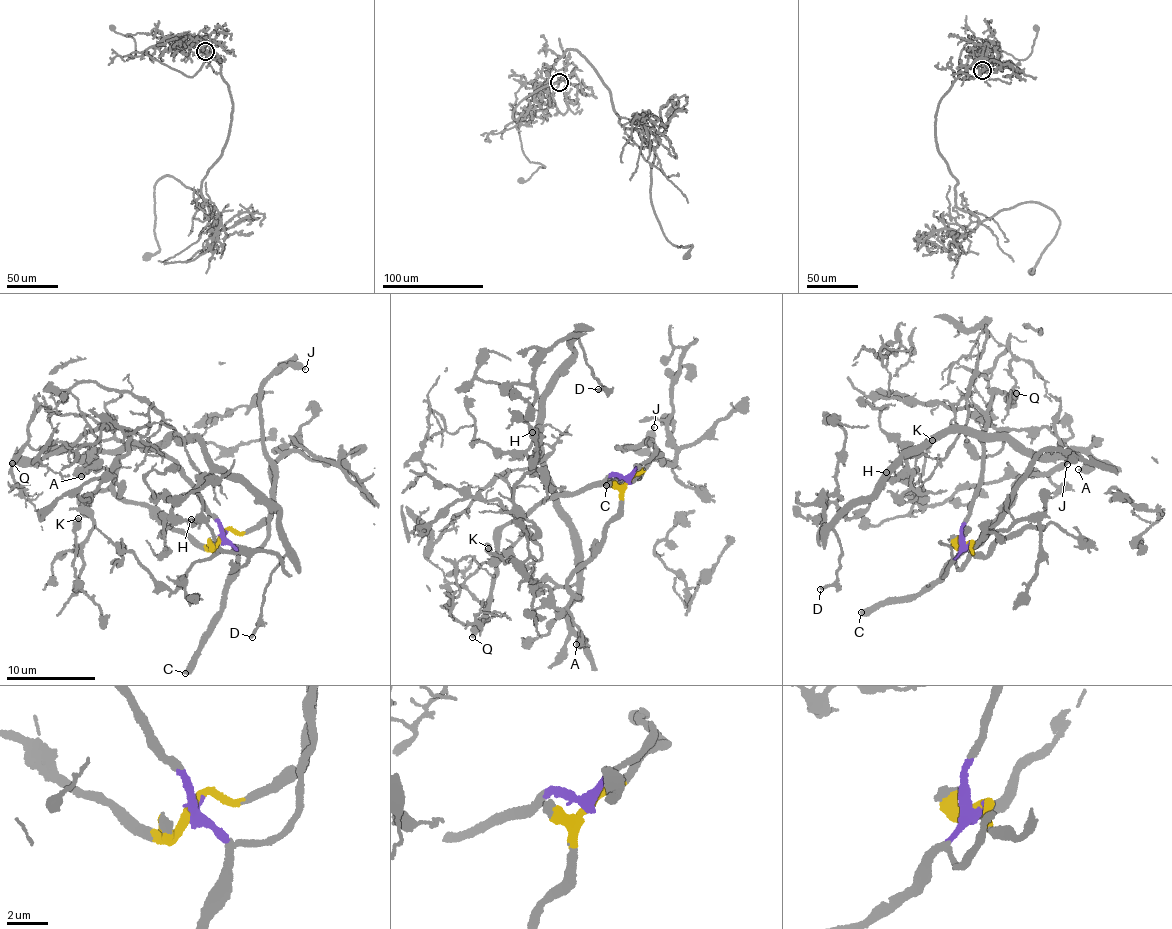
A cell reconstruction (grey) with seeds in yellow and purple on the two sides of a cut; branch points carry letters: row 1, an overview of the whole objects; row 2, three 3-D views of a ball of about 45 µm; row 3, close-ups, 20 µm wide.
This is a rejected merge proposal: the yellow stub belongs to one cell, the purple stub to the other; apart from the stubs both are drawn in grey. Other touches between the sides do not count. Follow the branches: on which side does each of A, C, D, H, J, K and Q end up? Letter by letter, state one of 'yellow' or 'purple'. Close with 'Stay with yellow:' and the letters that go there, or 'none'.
A: yellow
C: purple
D: yellow
H: yellow
J: purple
K: yellow
Q: purple
Stay with yellow: A, D, H, K

